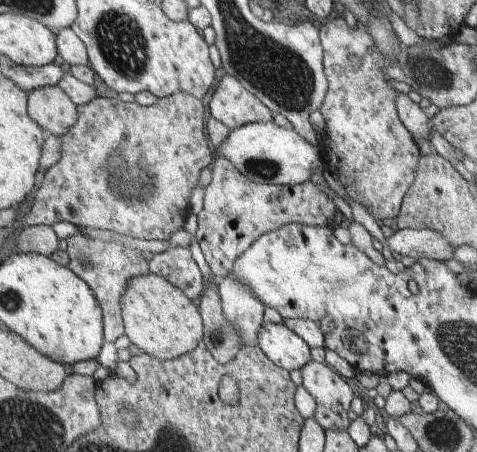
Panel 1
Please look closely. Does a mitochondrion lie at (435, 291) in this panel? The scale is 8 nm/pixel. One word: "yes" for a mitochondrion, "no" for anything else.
no

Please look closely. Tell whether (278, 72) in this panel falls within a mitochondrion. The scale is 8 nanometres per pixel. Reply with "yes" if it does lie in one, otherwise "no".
yes

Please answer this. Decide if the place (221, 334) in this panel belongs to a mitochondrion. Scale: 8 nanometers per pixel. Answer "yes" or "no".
yes

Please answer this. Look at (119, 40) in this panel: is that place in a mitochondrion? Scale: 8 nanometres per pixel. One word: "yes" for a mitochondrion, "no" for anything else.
yes

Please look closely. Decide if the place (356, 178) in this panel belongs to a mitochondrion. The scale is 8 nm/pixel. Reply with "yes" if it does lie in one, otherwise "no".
no

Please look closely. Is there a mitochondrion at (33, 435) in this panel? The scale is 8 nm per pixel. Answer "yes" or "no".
yes

